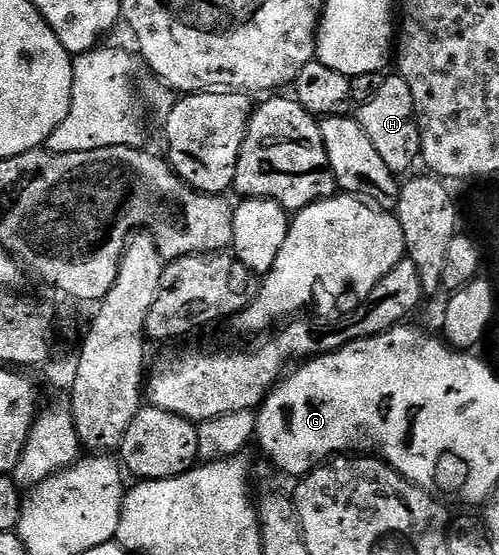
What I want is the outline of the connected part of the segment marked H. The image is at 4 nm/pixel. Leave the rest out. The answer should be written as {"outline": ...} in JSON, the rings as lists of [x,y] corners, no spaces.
{"outline":[[[396,74],[385,76],[383,86],[375,90],[375,94],[366,104],[356,109],[355,118],[367,130],[367,138],[379,150],[383,162],[394,174],[408,173],[413,163],[418,163],[421,155],[421,135],[415,118],[415,98],[411,98],[411,86],[403,82],[403,78]]]}

